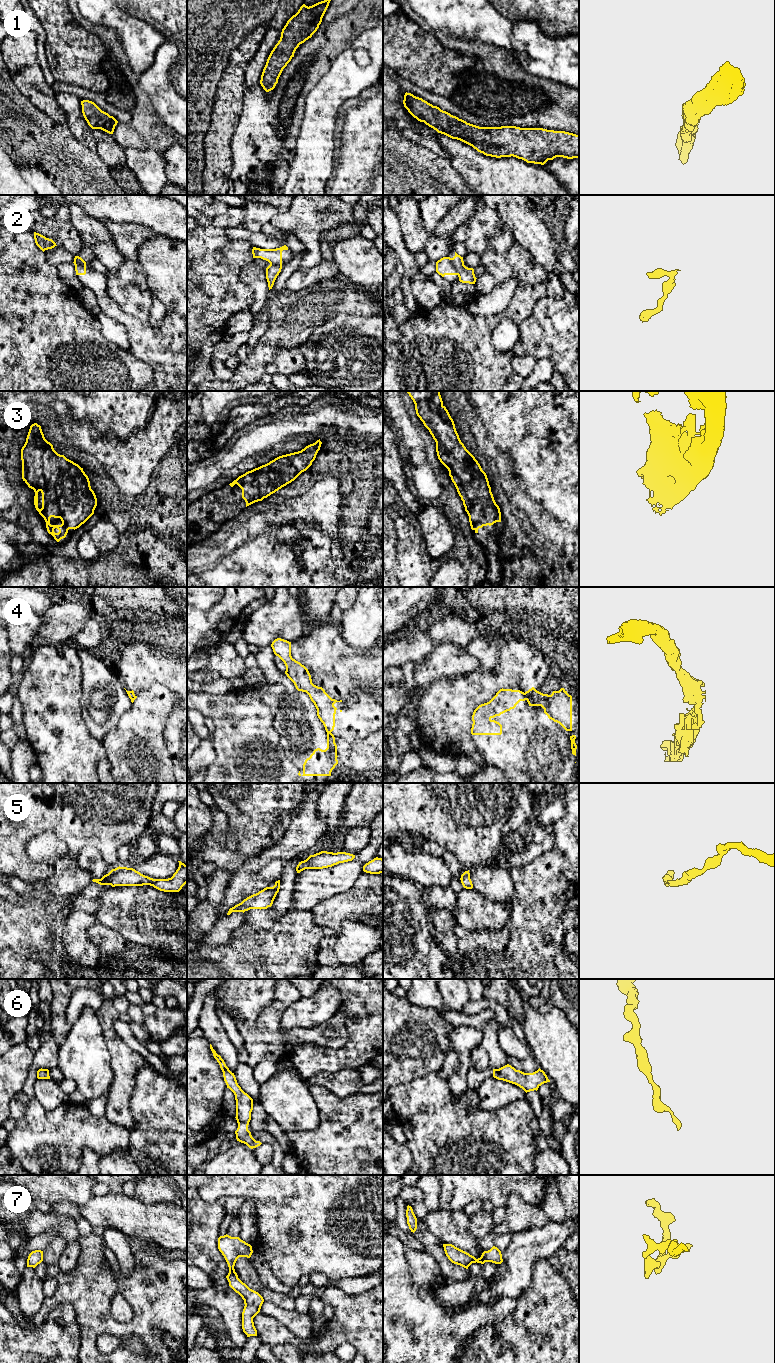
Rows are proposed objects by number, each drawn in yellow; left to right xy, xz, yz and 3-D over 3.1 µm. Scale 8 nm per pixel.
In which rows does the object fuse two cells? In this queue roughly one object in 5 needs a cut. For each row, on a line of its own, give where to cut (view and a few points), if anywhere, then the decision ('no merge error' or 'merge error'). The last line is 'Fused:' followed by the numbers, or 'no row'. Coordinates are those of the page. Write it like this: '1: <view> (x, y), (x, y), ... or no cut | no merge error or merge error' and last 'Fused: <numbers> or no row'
1: no cut | no merge error
2: yz (449, 258), (457, 274) | merge error
3: no cut | no merge error
4: yz (524, 693), (527, 699) | merge error
5: no cut | no merge error
6: no cut | no merge error
7: no cut | no merge error
Fused: 2, 4

